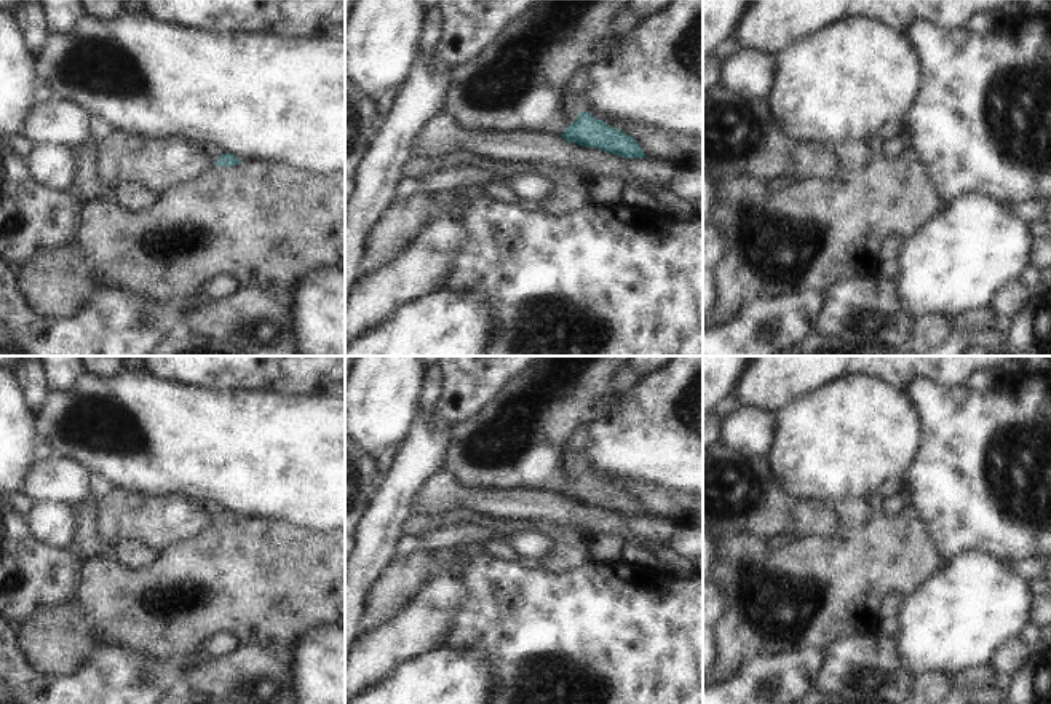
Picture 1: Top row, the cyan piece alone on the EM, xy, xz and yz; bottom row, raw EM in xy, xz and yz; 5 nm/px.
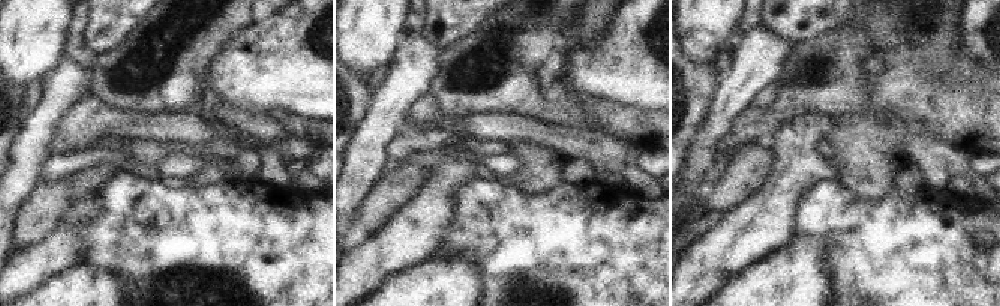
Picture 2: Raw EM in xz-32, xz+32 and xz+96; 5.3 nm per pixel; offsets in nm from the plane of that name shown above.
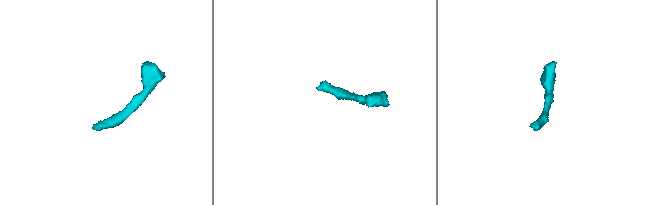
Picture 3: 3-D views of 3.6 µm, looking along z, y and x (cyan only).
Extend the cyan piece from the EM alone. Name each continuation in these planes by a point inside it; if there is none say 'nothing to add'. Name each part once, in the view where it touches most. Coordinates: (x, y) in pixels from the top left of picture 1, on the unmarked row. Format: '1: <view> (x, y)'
1: xz (516, 441)

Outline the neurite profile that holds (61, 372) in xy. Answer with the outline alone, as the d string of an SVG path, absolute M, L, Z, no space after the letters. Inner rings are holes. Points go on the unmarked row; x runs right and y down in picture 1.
M38 356L50 390L67 391L83 374L81 356Z

